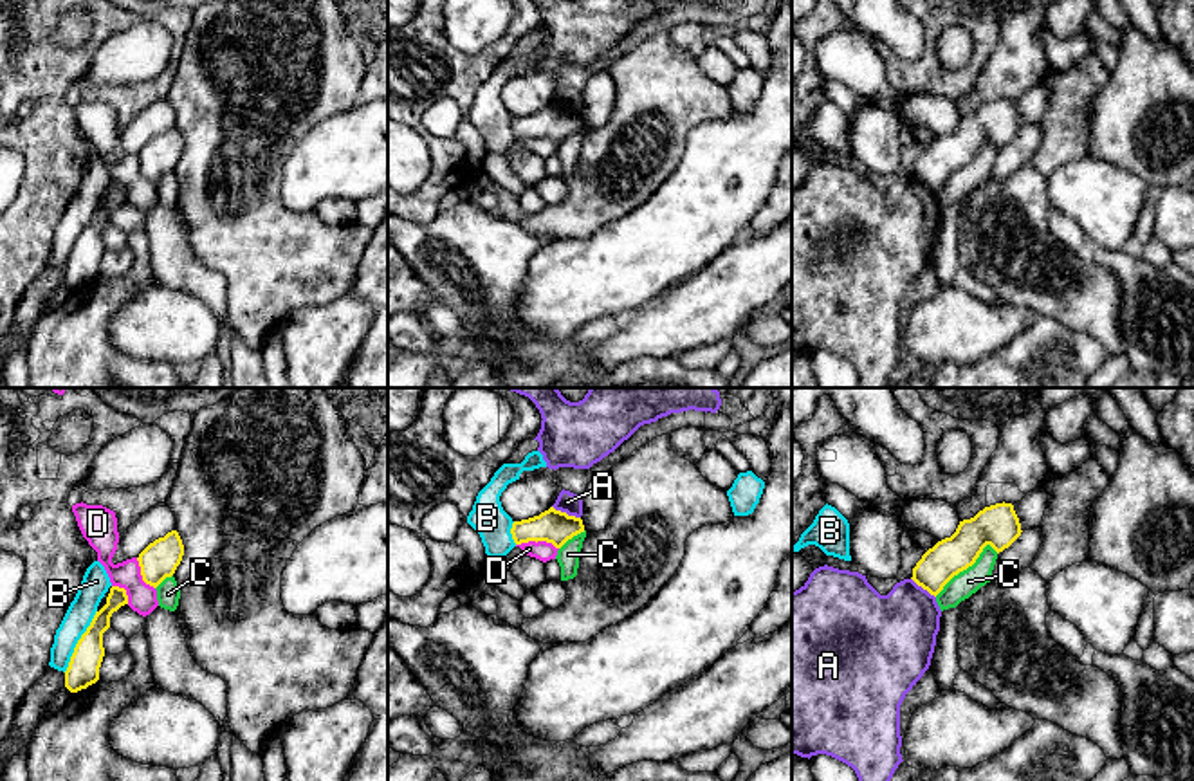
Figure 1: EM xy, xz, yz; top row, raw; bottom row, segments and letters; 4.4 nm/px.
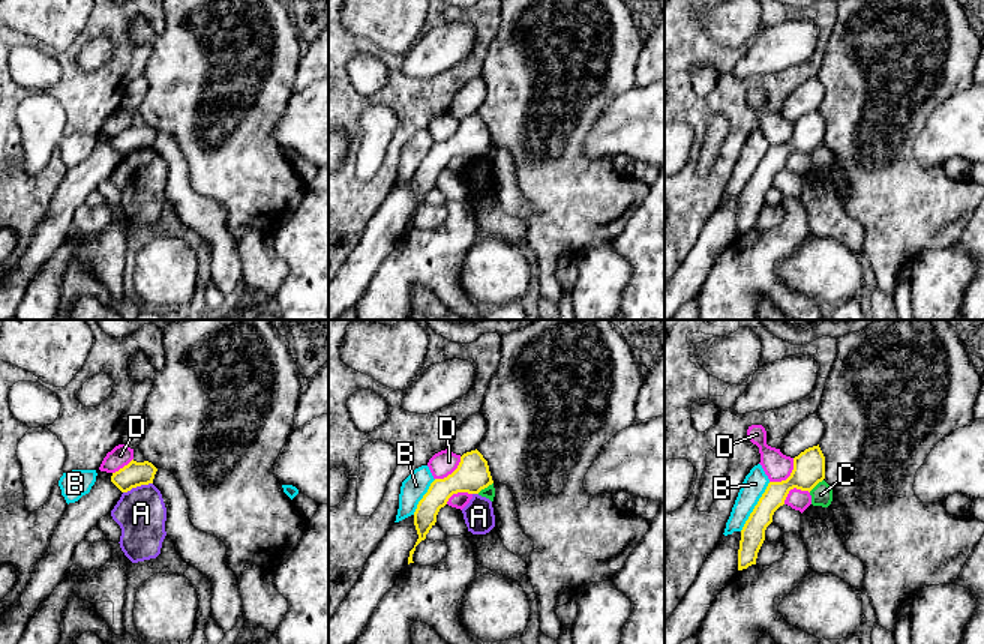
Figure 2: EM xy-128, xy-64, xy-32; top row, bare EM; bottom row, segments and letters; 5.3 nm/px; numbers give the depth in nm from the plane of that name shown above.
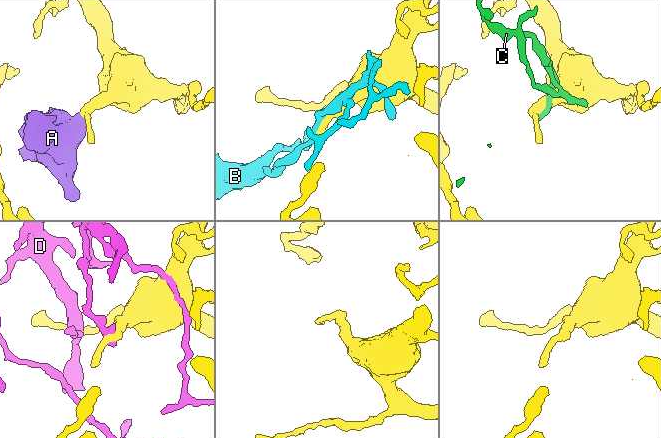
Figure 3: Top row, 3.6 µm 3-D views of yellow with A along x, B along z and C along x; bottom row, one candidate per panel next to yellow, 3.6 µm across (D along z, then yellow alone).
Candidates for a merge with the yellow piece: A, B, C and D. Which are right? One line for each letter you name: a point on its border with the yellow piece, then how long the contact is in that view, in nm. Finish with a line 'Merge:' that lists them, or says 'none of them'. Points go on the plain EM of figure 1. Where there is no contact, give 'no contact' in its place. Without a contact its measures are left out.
Merge: none of them

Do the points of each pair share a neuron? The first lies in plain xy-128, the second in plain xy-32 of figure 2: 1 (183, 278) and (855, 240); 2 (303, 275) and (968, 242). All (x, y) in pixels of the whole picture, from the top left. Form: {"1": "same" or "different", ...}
{"1": "different", "2": "same"}

